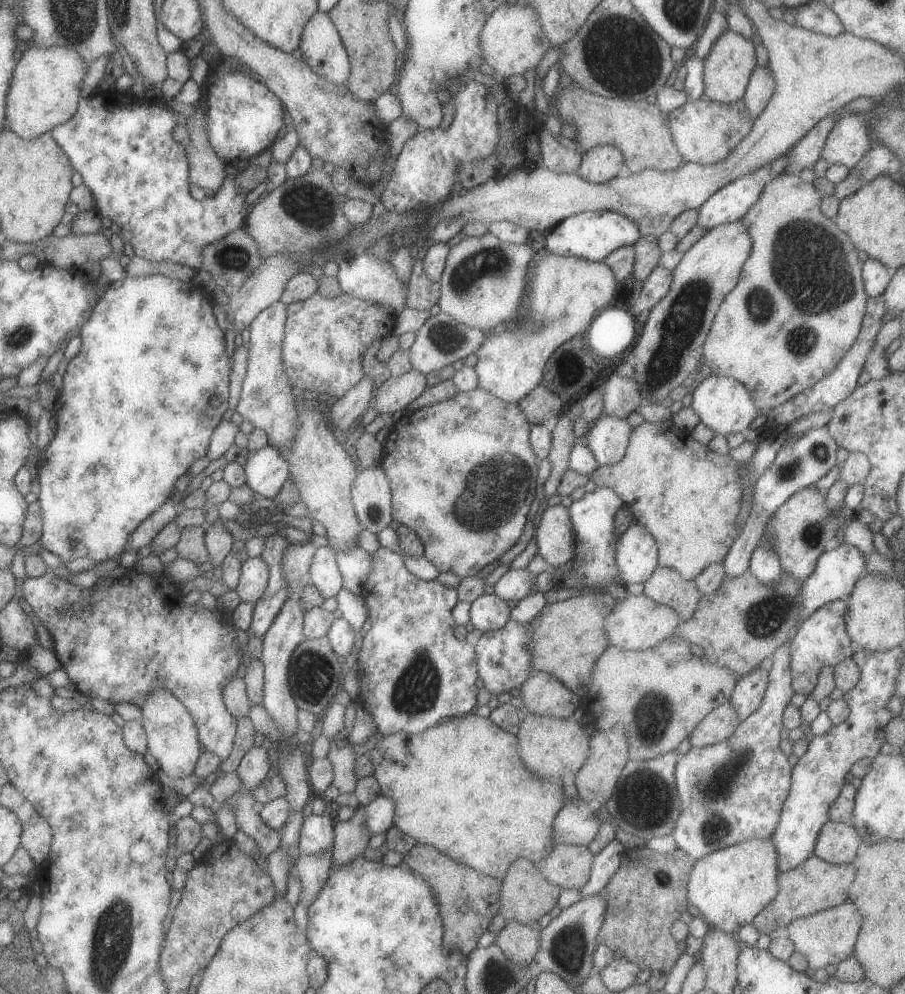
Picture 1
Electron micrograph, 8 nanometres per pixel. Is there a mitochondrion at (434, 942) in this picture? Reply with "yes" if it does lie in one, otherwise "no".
no

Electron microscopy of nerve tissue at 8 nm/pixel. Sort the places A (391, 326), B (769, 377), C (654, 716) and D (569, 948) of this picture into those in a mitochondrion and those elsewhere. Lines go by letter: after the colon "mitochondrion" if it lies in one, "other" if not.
A: other
B: other
C: mitochondrion
D: mitochondrion

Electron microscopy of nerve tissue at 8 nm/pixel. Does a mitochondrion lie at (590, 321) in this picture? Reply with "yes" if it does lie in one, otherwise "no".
no

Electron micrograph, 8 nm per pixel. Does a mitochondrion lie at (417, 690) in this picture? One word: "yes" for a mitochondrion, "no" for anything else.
yes

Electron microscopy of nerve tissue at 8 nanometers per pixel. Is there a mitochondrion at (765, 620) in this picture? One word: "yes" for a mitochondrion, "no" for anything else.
yes

